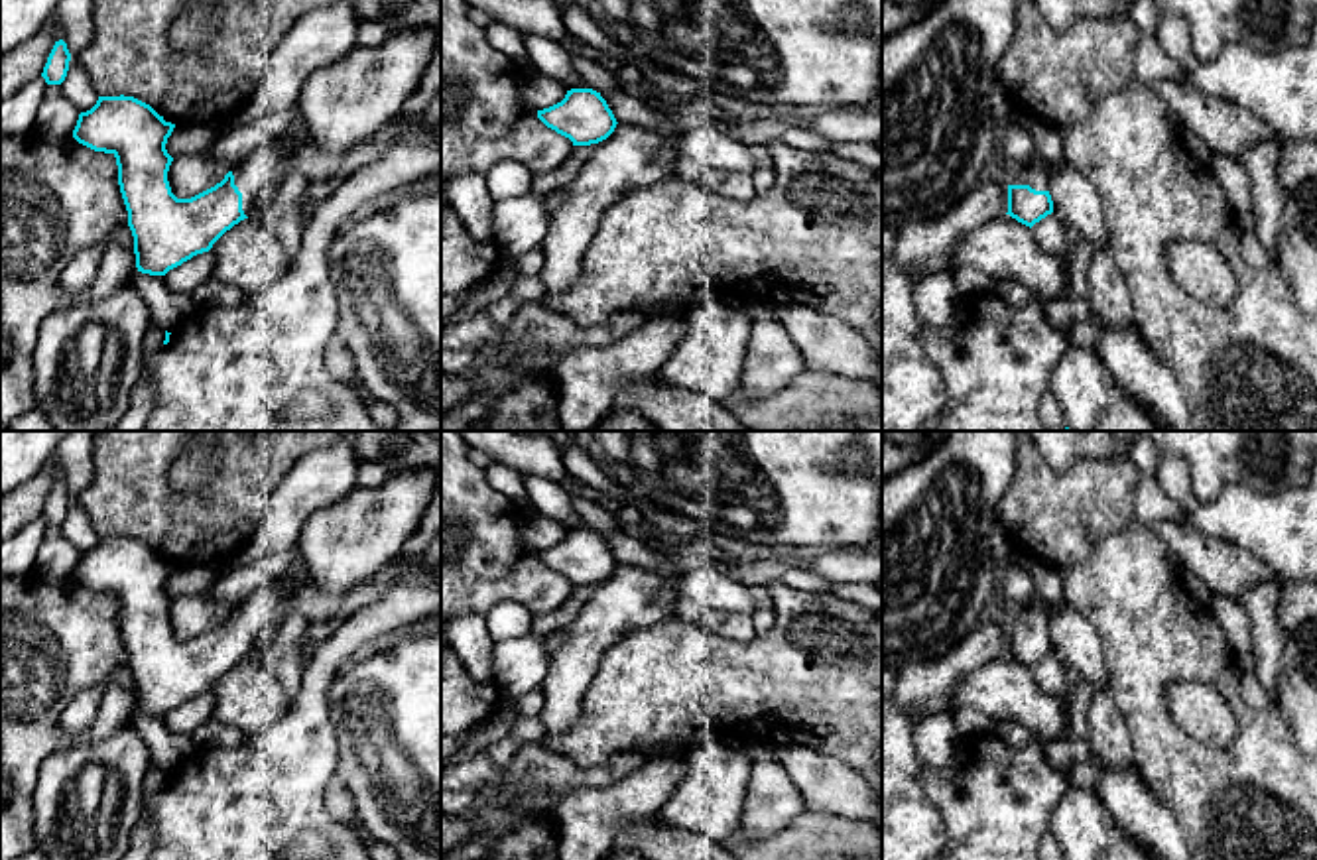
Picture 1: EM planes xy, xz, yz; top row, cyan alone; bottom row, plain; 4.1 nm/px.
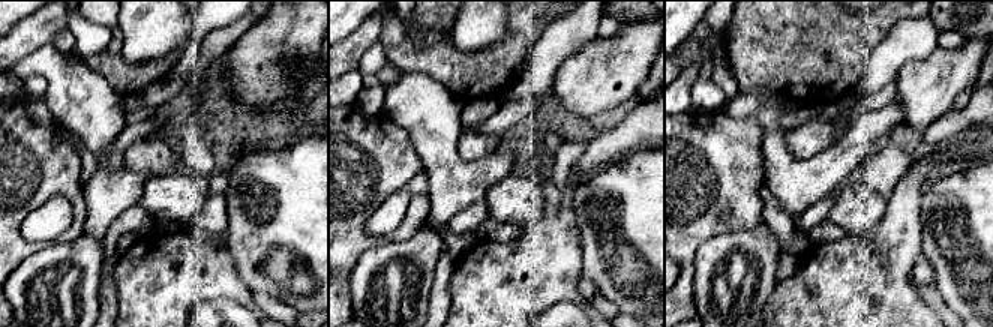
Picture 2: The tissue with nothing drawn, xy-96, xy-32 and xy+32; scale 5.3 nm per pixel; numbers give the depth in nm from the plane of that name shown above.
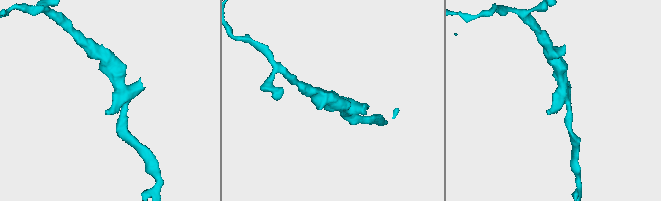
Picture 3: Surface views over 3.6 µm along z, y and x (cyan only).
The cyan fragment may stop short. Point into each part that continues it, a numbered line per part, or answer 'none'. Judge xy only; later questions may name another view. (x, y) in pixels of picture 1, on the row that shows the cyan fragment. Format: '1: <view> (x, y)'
1: xy (254, 176)

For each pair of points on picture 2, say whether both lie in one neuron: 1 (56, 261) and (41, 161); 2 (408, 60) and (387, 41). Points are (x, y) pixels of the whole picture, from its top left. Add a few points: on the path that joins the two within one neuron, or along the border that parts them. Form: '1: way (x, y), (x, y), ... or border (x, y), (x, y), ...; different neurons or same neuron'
1: border (83, 233), (68, 242), (59, 242); different neurons
2: border (405, 30), (405, 38), (387, 50); different neurons

